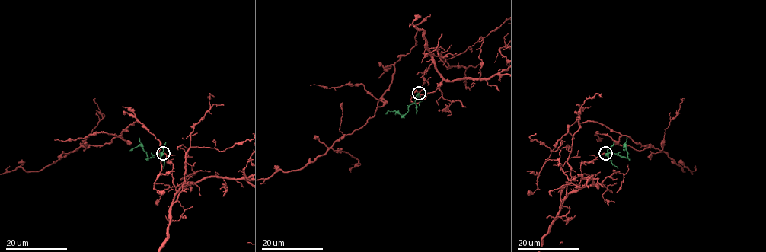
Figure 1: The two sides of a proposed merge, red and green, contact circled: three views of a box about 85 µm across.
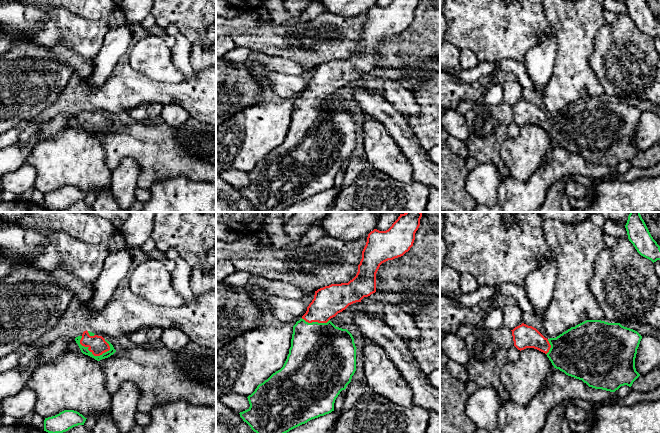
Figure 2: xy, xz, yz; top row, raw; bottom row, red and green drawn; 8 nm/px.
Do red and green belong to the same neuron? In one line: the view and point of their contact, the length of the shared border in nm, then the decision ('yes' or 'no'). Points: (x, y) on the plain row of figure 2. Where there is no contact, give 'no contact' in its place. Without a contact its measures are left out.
contact xy (92, 129); length 260 nm; yes

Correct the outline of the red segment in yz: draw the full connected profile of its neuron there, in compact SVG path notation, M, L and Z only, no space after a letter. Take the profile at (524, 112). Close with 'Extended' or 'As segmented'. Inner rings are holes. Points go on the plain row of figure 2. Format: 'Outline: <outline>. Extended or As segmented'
Outline: M586 96L550 115L545 114L536 104L524 99L511 107L514 122L518 126L534 124L545 129L554 144L582 156L589 163L615 168L624 161L631 163L640 152L635 144L635 134L642 112L620 99Z. Extended

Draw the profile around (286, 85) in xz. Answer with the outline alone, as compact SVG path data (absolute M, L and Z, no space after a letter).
M269 72L261 77L261 82L266 88L283 98L290 98L302 94L307 83L301 75L288 73Z

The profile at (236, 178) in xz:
M236 169L224 170L217 175L228 184L238 189L243 188L250 183L248 174Z

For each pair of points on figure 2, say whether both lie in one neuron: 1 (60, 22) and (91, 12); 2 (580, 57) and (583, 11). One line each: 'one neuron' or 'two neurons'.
1: two neurons
2: one neuron

